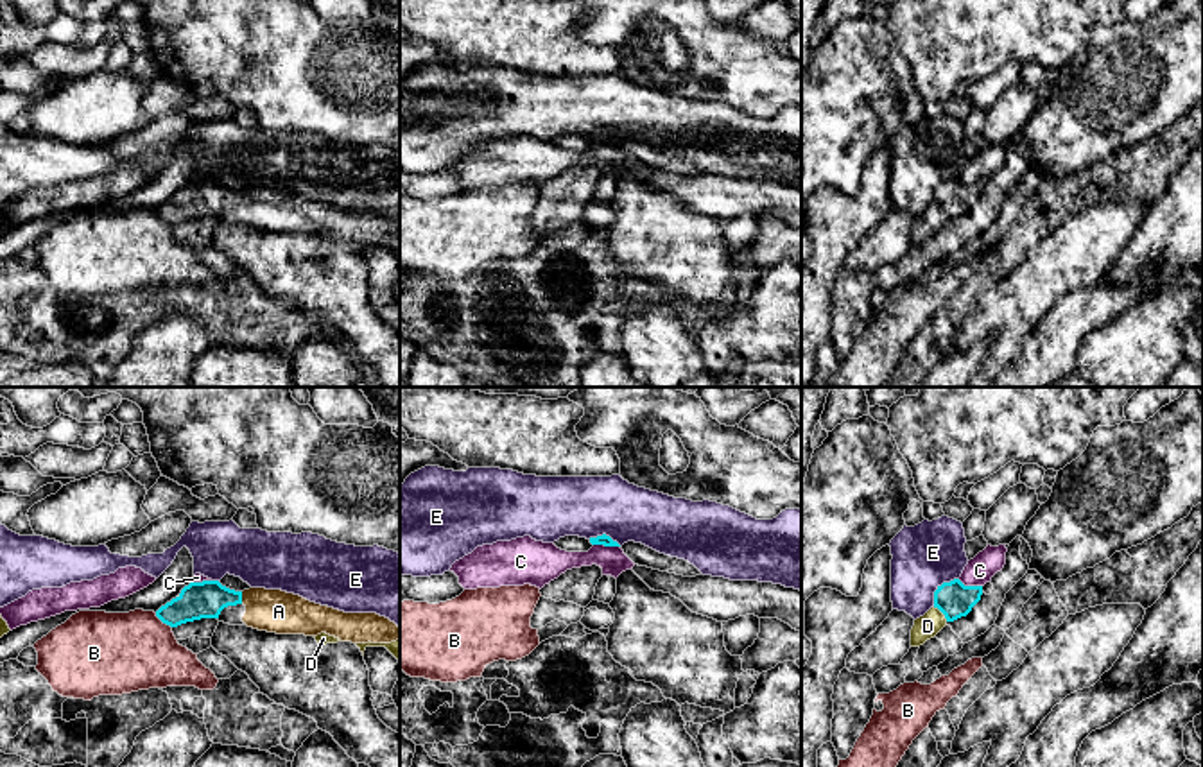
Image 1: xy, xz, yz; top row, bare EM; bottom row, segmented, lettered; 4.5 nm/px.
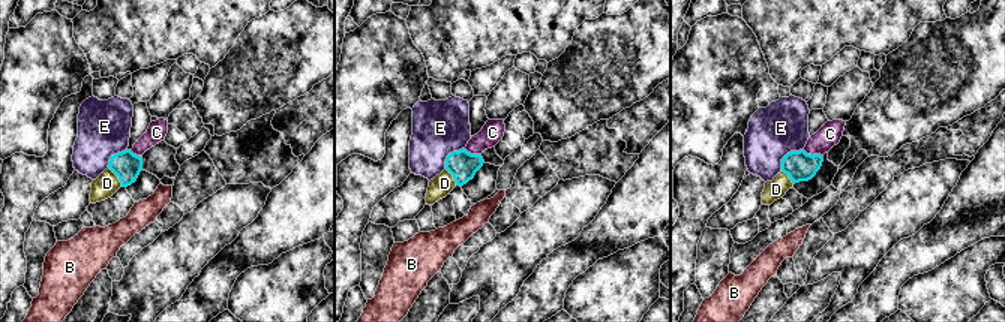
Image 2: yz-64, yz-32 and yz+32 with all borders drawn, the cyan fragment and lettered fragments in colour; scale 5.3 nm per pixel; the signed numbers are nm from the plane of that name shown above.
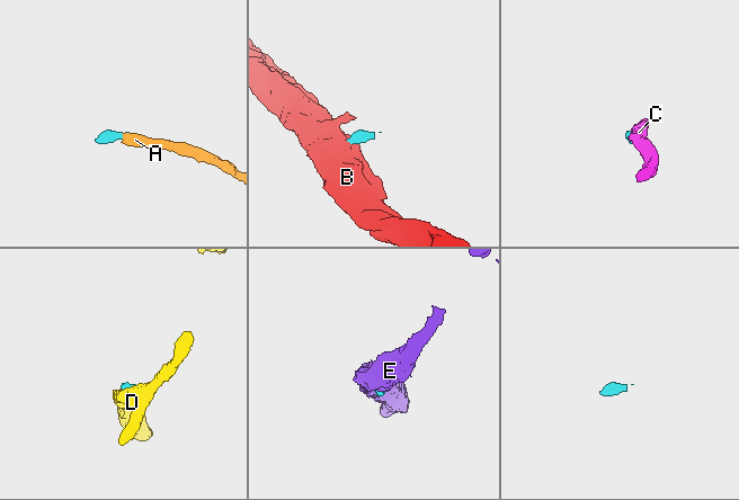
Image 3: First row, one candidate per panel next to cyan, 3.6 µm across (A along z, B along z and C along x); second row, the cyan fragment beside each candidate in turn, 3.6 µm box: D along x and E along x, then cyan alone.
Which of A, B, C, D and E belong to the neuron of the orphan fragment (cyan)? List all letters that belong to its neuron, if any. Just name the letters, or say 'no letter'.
A

